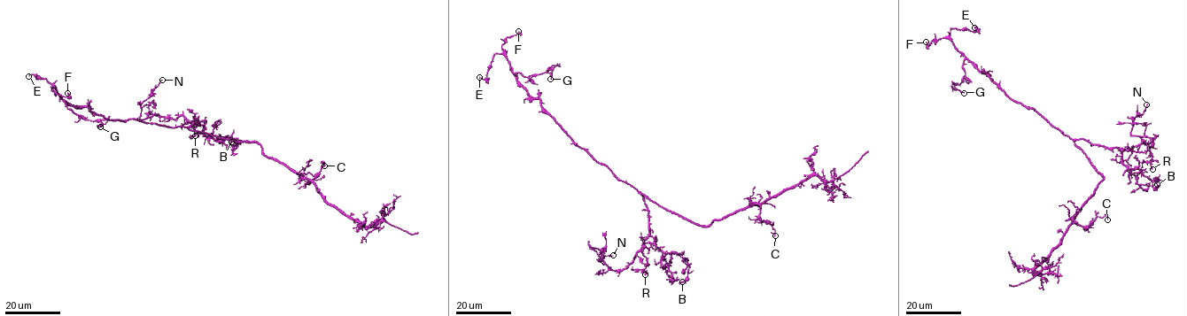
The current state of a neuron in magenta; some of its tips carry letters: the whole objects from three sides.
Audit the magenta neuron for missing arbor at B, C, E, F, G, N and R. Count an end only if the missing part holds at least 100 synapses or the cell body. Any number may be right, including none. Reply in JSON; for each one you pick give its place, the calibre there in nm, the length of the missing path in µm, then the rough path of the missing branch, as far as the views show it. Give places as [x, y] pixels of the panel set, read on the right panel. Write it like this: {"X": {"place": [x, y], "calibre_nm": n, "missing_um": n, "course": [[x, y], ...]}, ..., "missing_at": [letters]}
{"missing_at": []}

